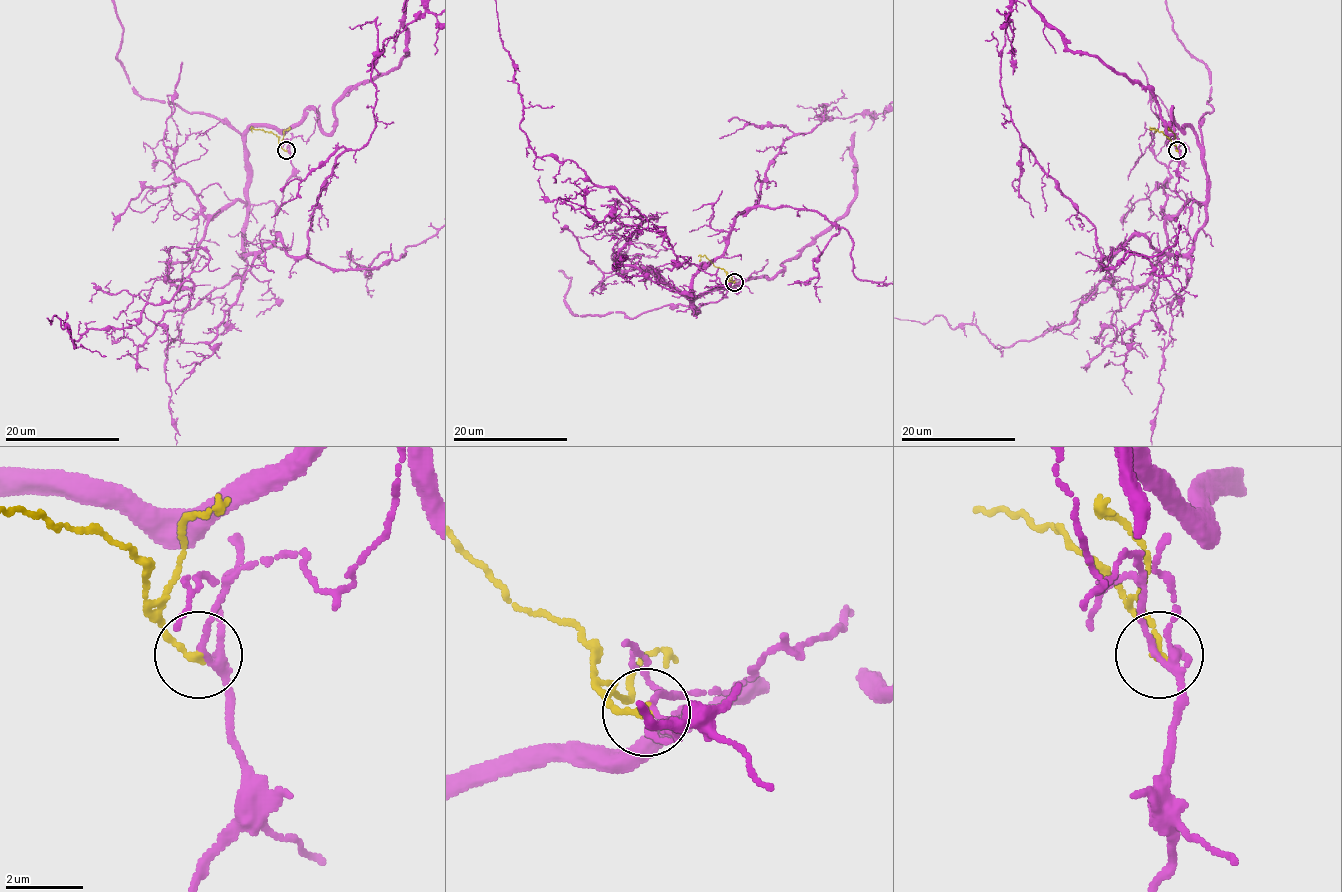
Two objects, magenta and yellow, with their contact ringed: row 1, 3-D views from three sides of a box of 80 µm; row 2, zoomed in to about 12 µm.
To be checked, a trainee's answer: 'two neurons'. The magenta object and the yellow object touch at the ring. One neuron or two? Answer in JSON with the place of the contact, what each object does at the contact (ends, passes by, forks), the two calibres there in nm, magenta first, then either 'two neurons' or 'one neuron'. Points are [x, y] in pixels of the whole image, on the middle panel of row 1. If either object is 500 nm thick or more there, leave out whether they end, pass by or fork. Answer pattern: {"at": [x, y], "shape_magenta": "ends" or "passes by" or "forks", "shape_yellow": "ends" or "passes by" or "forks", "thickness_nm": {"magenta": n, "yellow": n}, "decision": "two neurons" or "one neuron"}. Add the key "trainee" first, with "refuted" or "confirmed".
{"trainee": "refuted", "at": [734, 282], "shape_magenta": "forks", "shape_yellow": "ends", "thickness_nm": {"magenta": 150, "yellow": 220}, "decision": "one neuron"}

